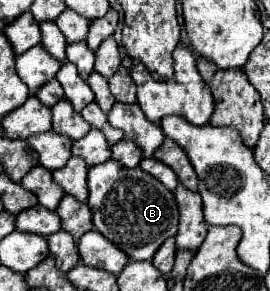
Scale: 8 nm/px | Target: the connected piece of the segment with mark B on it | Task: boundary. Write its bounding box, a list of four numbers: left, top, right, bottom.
[88,160,178,260]

